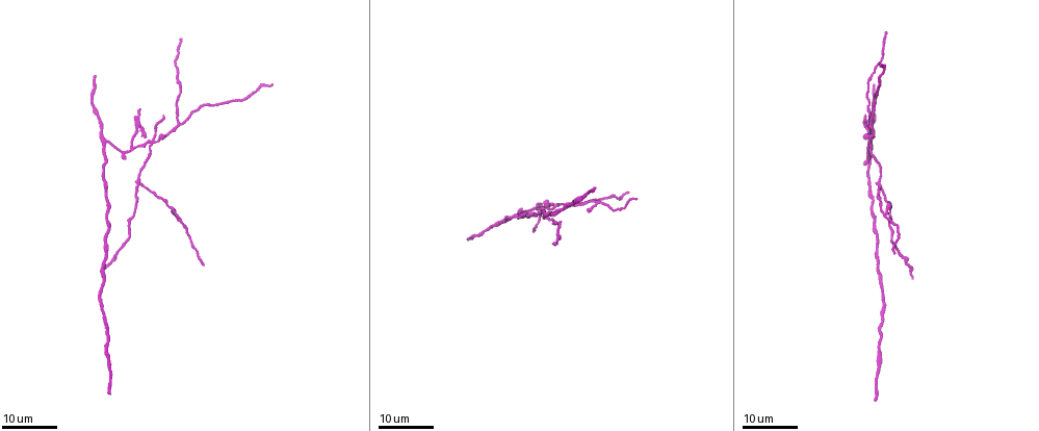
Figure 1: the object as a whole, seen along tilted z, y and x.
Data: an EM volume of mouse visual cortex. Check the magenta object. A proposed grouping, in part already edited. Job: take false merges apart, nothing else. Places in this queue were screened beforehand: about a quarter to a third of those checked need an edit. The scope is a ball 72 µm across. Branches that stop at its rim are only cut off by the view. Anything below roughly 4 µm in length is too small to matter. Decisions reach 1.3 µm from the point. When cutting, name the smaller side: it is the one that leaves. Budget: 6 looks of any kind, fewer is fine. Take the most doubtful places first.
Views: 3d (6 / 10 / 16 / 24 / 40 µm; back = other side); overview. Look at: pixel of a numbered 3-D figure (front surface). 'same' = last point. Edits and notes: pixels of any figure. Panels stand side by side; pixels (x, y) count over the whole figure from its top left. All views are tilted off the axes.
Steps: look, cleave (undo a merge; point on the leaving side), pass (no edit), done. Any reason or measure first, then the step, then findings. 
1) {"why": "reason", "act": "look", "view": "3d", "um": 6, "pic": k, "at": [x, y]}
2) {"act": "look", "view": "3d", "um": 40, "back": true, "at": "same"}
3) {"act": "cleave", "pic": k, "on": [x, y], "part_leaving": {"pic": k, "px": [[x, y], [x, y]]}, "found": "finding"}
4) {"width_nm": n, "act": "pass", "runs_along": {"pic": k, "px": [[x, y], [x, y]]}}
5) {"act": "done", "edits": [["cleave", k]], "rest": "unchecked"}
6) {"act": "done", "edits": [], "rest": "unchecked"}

{"why": "looks like a crossing", "act": "look", "view": "3d", "um": 16, "pic": 1, "at": [153, 143]}

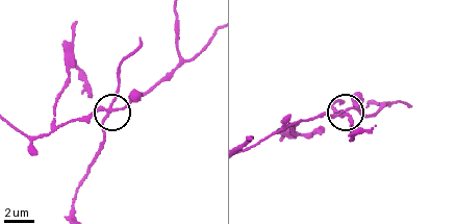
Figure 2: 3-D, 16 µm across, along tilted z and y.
{"act": "look", "view": "3d", "um": 6, "pic": 2, "at": [108, 111]}

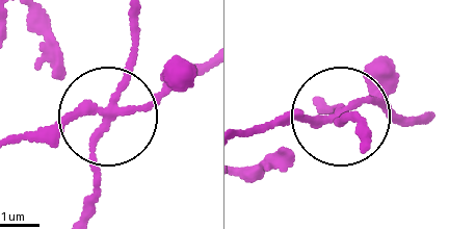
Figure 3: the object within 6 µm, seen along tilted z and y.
{"act": "cleave", "pic": 3, "on": [135, 58], "part_leaving": {"pic": 3, "px": [[106, 116], [86, 214]]}, "found": "a second cell is stuck on"}

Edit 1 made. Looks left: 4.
{"why": "four arms meet", "act": "look", "view": "3d", "um": 16, "pic": 1, "at": [106, 143]}

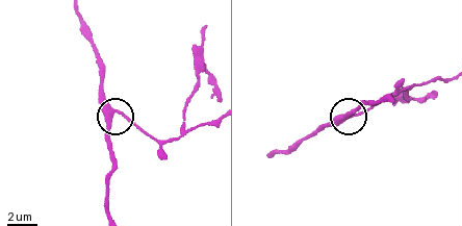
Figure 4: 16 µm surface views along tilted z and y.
{"act": "look", "view": "3d", "um": 10, "pic": 4, "at": [114, 112]}

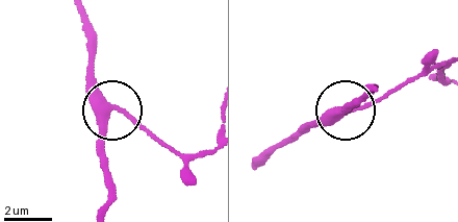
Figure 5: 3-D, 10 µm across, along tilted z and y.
{"act": "pass", "runs_along": {"pic": 5, "px": [[103, 206], [110, 107], [87, 50]]}, "found": "continuous, no second cell"}

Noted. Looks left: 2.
{"why": "branch point", "act": "look", "view": "3d", "um": 24, "pic": 1, "at": [179, 124]}

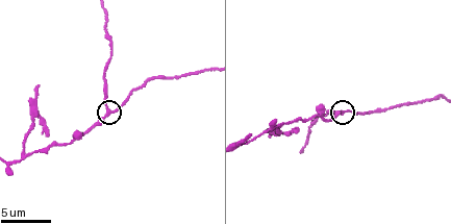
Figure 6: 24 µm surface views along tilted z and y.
{"why": "zoom in", "act": "look", "view": "3d", "um": 10, "pic": 6, "at": [109, 108]}

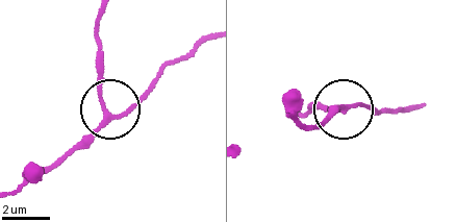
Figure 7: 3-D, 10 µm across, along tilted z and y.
{"arms": 3, "act": "pass", "runs_along": {"pic": 7, "px": [[16, 193], [104, 114], [101, 54]]}, "found": "continuous, no second cell"}

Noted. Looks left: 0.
{"act": "done", "edits": [["cleave", 3]], "rest": "unchecked"}

